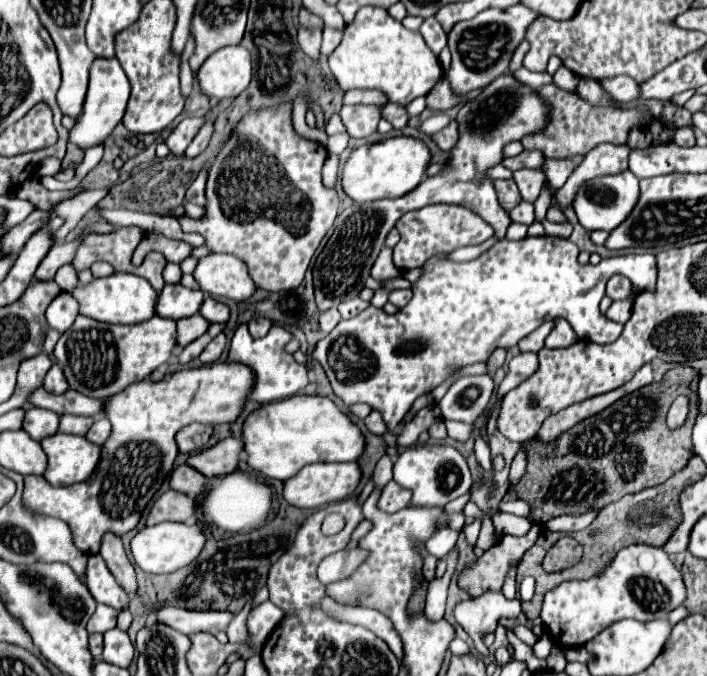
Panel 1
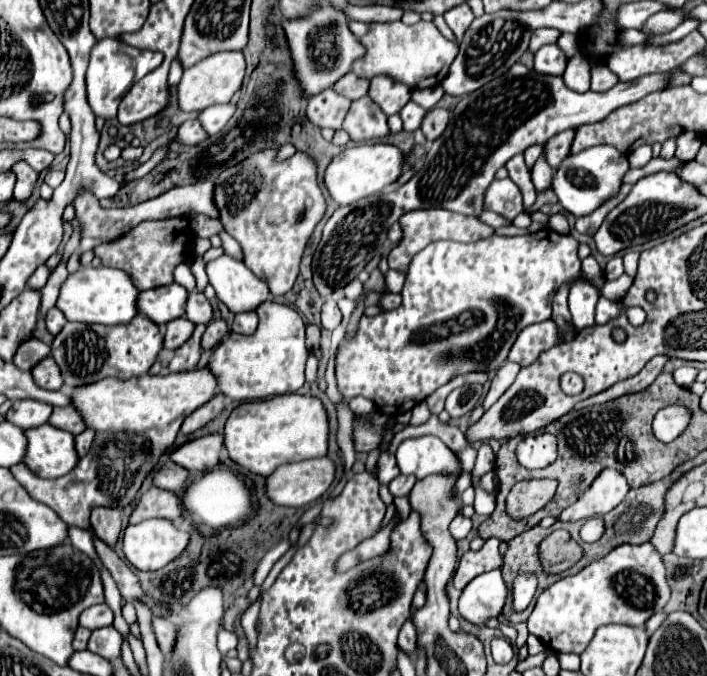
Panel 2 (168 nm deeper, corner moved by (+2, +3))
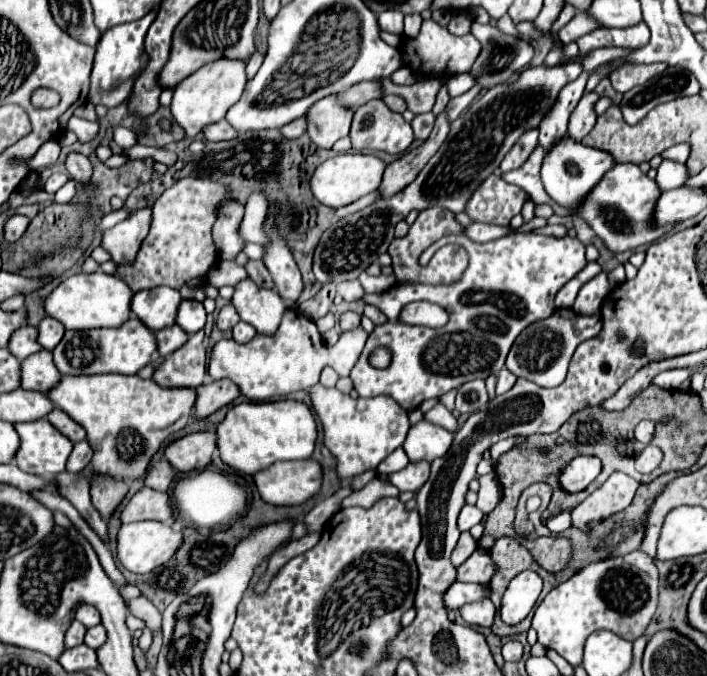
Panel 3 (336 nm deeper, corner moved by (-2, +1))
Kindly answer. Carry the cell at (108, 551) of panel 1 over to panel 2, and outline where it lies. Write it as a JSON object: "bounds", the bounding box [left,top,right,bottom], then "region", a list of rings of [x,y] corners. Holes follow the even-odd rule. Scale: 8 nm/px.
{"bounds":[90,507,120,547],"region":[[[98,507],[98,509],[92,509],[90,513],[90,523],[96,531],[96,535],[108,543],[110,547],[114,547],[118,535],[120,535],[120,509],[104,509],[104,507]]]}

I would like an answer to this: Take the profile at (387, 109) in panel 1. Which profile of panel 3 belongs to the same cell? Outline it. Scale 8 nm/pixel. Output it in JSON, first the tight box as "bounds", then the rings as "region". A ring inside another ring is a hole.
{"bounds":[412,113,436,141],"region":[[[422,113],[422,115],[416,115],[416,117],[414,117],[414,121],[412,121],[414,137],[416,137],[416,139],[420,139],[420,141],[424,141],[424,139],[430,135],[430,131],[432,131],[434,121],[436,121],[436,117],[434,117],[432,113]]]}

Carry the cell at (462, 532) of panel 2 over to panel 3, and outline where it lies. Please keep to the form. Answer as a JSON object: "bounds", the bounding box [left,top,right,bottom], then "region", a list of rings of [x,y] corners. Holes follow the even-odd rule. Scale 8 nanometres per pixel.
{"bounds":[458,505,482,531],"region":[[[464,505],[464,509],[460,511],[460,517],[458,517],[458,529],[460,531],[470,531],[480,521],[482,521],[482,511],[474,505]]]}

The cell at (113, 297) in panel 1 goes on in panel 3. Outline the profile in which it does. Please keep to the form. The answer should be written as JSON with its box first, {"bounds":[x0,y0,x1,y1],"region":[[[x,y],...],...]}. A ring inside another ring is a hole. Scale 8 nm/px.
{"bounds":[46,273,132,329],"region":[[[76,273],[64,279],[46,299],[46,313],[58,319],[66,329],[96,329],[96,327],[118,327],[124,325],[130,317],[132,289],[116,275],[96,273]]]}

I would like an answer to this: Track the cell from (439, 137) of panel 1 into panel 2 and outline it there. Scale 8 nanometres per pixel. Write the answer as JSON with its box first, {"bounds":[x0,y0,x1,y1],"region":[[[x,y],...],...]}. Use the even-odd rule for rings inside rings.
{"bounds":[422,107,448,141],"region":[[[434,107],[426,113],[424,117],[424,123],[422,123],[422,133],[426,135],[428,141],[434,141],[436,137],[442,135],[442,131],[446,129],[448,125],[448,111],[446,109],[440,109],[440,107]]]}

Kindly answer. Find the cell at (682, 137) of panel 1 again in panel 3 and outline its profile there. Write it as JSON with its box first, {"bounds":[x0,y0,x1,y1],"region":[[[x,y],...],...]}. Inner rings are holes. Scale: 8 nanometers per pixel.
{"bounds":[662,143,690,163],"region":[[[678,143],[678,145],[670,147],[670,149],[666,149],[662,153],[662,157],[672,159],[672,161],[678,161],[678,163],[686,163],[688,157],[690,157],[690,145],[688,143]]]}

